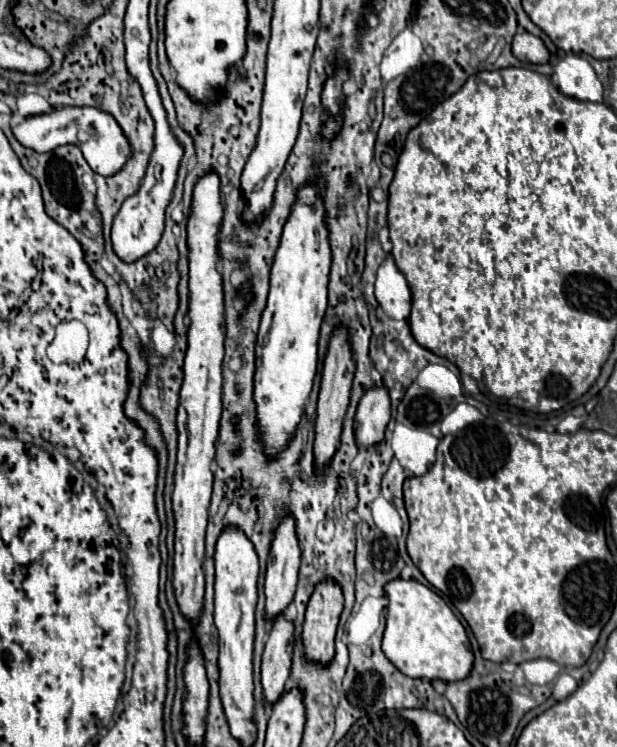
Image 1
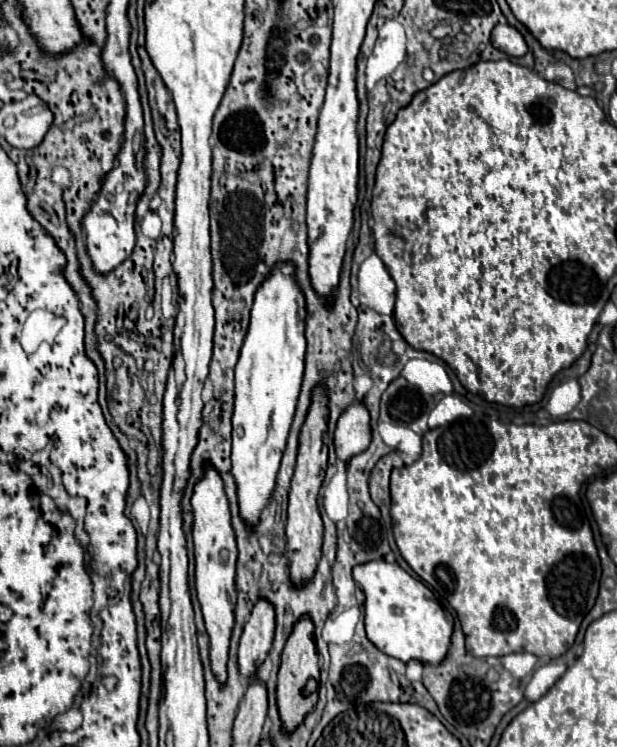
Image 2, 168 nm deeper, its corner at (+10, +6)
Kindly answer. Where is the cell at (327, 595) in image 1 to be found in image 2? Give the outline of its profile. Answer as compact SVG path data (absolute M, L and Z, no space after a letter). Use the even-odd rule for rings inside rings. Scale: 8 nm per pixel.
M302 615L302 619L298 619L298 623L294 625L294 629L286 641L286 647L282 653L282 665L278 671L278 709L280 709L280 717L284 721L284 727L288 731L296 729L296 725L302 723L304 715L310 713L316 703L318 693L306 689L310 679L314 679L316 683L320 681L318 651L316 651L316 643L314 643L314 623L312 623L310 615Z

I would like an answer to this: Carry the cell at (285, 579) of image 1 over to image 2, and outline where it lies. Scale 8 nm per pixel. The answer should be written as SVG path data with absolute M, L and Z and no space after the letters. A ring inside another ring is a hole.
M258 599L252 609L252 617L244 627L240 649L238 649L238 665L240 673L252 677L258 667L264 663L272 637L274 637L274 607L270 607L268 599Z

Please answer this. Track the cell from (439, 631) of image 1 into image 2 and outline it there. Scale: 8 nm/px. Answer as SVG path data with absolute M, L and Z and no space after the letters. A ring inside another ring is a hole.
M386 561L356 565L352 573L366 595L364 623L368 639L382 653L396 657L404 663L420 661L438 665L442 663L442 659L446 659L454 633L454 617L444 611L444 607L436 601L434 593L420 579L408 575L400 565L392 565Z

